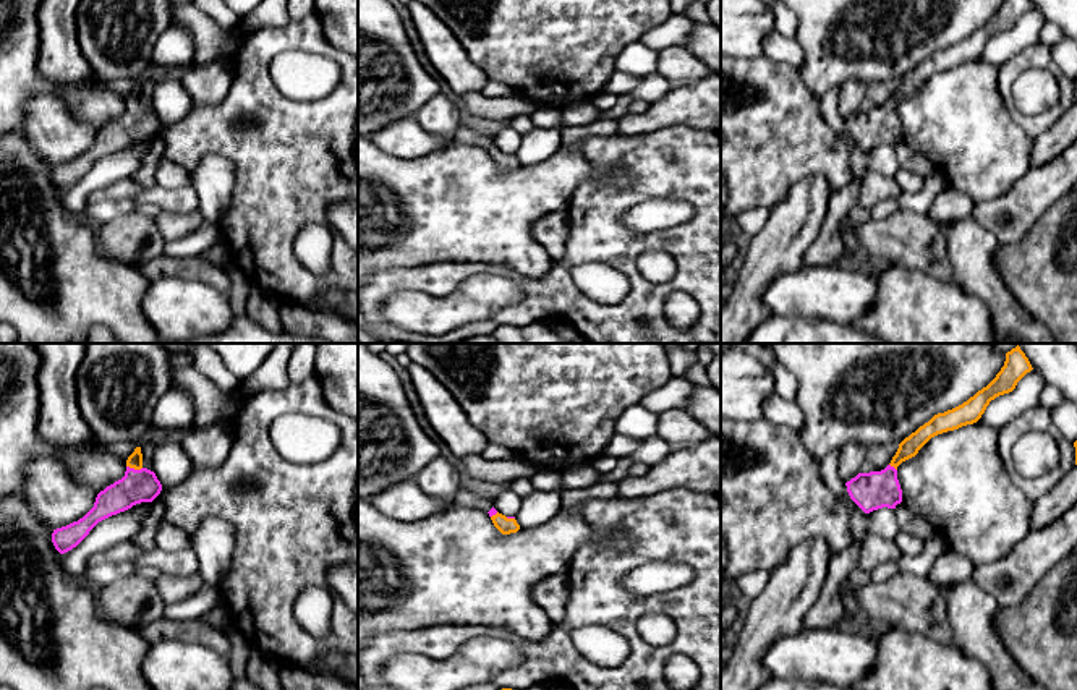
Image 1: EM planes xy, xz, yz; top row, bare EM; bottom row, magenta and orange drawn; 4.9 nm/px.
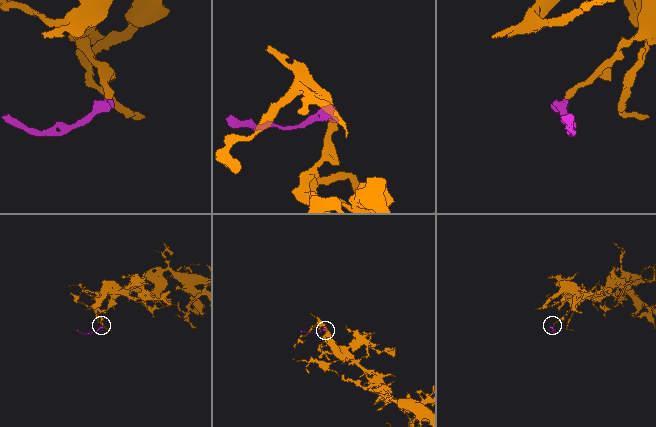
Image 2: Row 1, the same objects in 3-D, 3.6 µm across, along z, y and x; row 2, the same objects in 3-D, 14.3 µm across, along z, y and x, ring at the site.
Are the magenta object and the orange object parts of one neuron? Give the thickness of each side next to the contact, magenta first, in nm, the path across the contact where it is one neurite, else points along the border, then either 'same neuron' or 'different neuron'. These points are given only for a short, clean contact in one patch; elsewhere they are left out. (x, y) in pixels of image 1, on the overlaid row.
170 nm thick on the magenta side, 80 nm on the other; runs through xy (136, 486), (133, 468), (135, 460); same neuron

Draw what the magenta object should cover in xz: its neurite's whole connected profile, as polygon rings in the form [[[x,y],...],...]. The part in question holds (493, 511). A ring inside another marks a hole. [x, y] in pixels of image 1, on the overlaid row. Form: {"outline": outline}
{"outline": [[[494,507],[487,513],[489,513],[494,526],[502,535],[517,533],[520,530],[520,525],[517,523],[515,517],[505,517],[505,515],[499,513]]]}

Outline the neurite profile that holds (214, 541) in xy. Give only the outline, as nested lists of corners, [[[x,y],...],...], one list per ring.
[[[206,518],[191,535],[204,583],[219,588],[230,570],[235,549],[235,526],[220,518]]]

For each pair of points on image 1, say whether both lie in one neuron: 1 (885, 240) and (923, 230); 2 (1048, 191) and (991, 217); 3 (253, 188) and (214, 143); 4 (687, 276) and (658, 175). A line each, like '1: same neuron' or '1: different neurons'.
1: same neuron
2: same neuron
3: same neuron
4: same neuron

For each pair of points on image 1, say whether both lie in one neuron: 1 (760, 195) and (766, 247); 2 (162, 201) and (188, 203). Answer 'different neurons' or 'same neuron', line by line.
1: different neurons
2: same neuron

